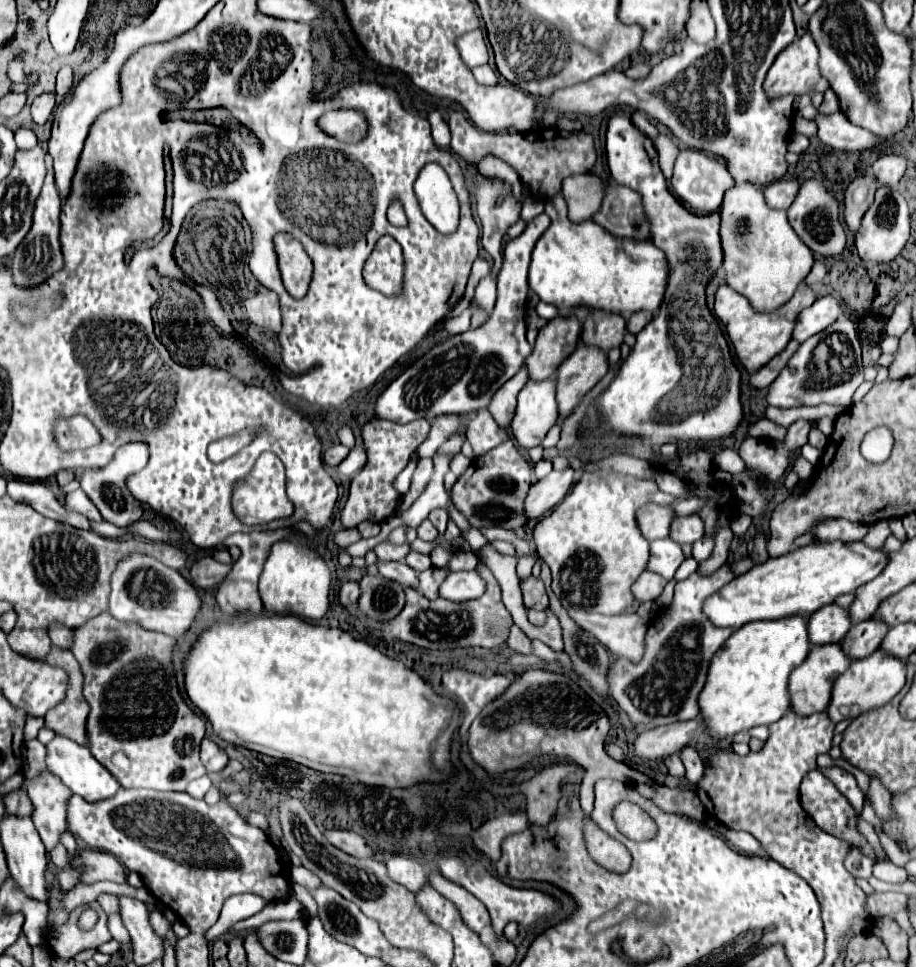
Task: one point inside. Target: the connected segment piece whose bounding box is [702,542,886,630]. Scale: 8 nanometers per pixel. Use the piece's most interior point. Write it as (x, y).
(798, 583)

